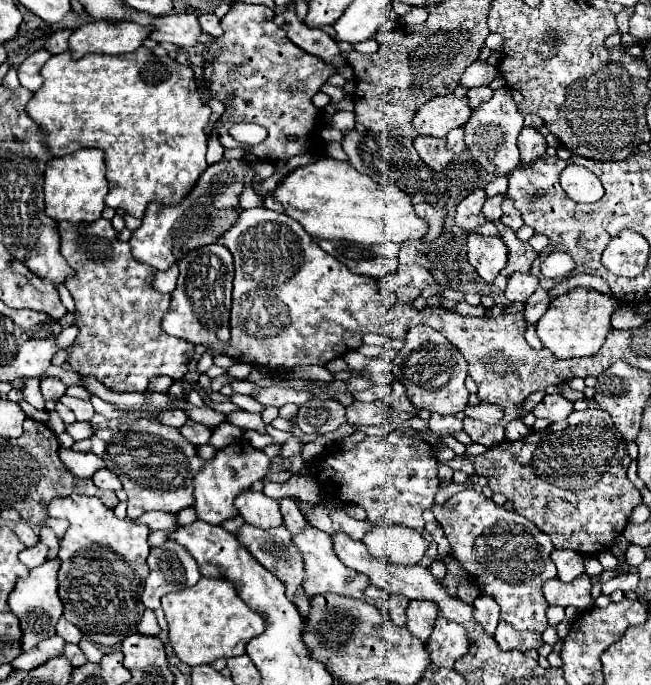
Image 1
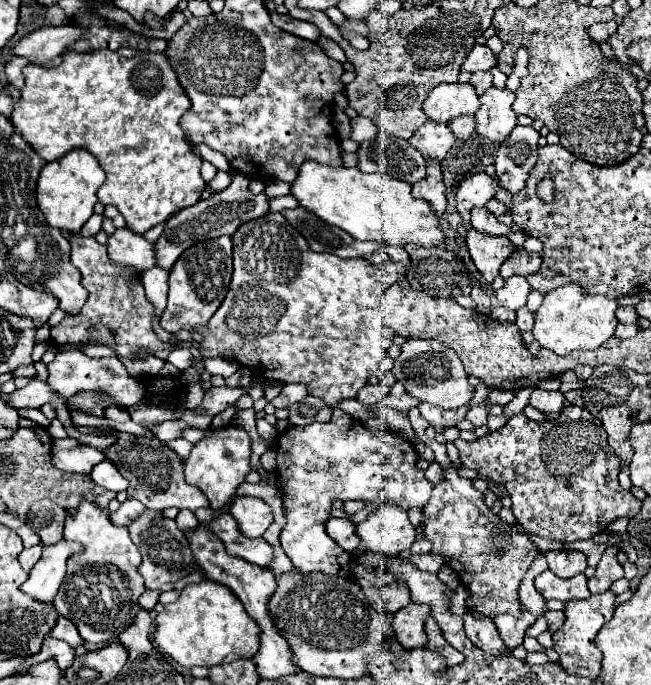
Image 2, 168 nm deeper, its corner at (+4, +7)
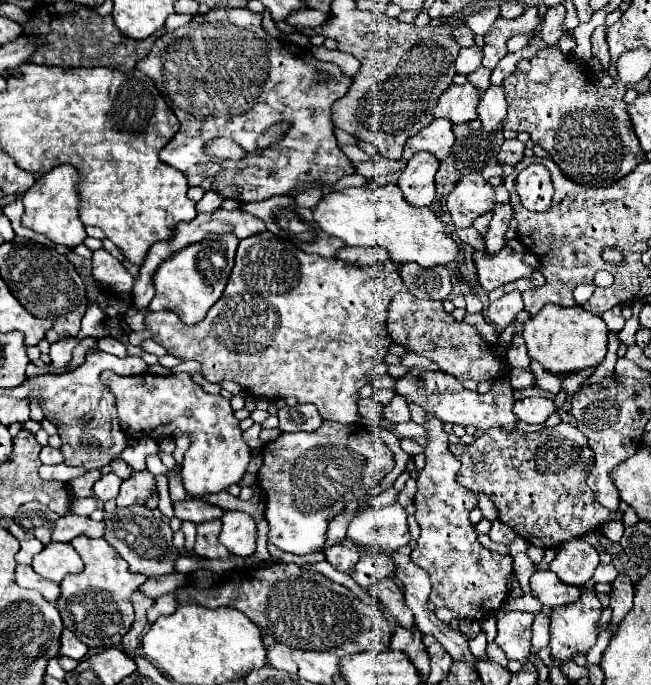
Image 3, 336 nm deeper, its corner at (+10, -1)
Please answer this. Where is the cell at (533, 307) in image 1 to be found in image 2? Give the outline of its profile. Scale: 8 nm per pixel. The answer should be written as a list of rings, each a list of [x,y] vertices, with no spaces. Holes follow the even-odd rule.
[[[521,307],[517,311],[517,327],[521,331],[531,331],[533,329],[533,315],[527,311],[527,307]]]

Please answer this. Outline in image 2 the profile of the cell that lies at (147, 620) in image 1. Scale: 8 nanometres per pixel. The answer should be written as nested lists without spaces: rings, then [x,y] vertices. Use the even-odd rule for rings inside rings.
[[[167,587],[157,589],[157,591],[149,591],[149,589],[145,589],[145,591],[141,593],[141,597],[139,597],[139,605],[141,605],[143,609],[147,609],[147,611],[153,611],[155,603],[159,601],[159,595],[165,593],[165,591],[167,591]]]

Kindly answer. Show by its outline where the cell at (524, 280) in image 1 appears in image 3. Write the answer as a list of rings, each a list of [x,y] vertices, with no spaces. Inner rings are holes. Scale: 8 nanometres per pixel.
[[[511,291],[511,293],[505,293],[503,297],[499,297],[497,301],[493,301],[489,305],[489,311],[487,311],[487,319],[497,327],[497,329],[505,329],[513,319],[515,315],[523,309],[523,299],[521,299],[521,293],[519,291]]]

